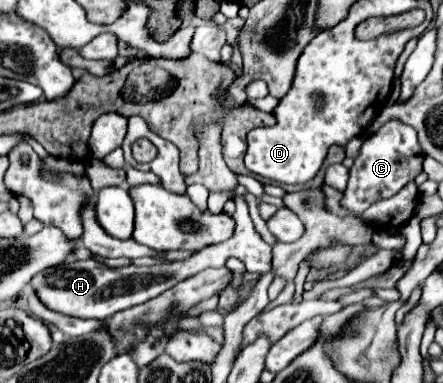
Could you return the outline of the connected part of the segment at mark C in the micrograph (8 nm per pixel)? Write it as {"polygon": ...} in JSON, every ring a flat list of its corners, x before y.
{"polygon":[[390,120,378,132,370,134,362,142,360,154,356,156,354,166,350,168,350,180,348,188,344,190,342,206,352,210,354,214,360,214,376,200,394,196,400,188,404,188,422,172,422,162,424,162,424,152,418,144,416,130,408,124,402,124,400,120]]}

